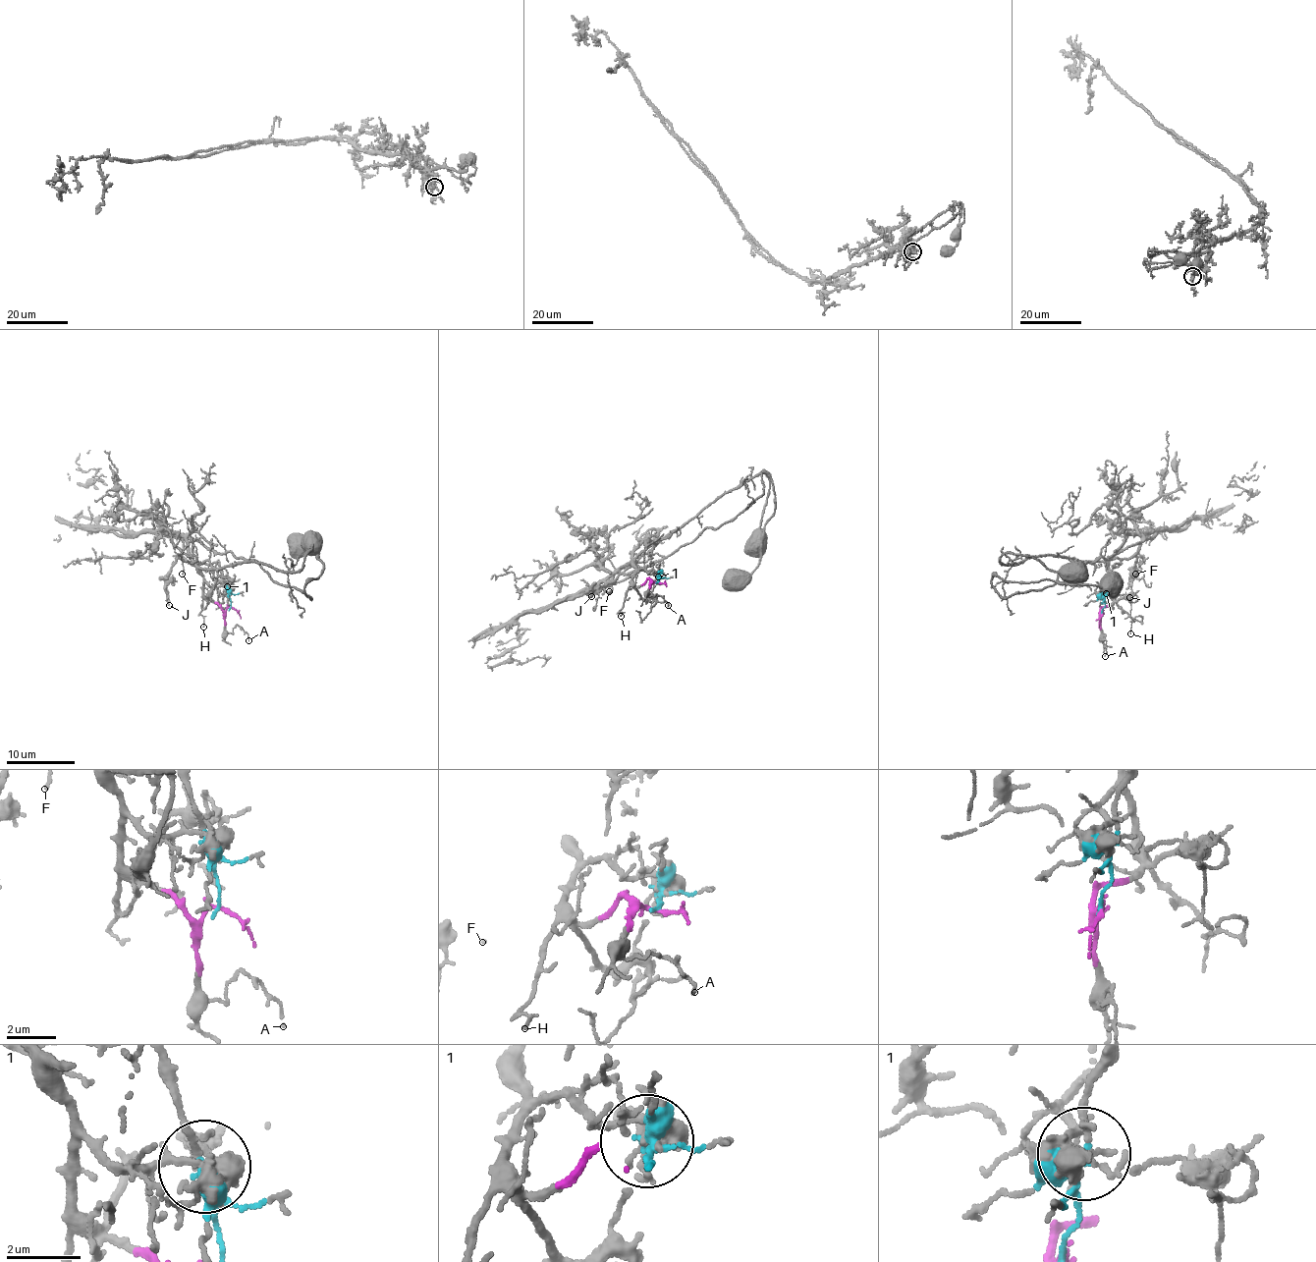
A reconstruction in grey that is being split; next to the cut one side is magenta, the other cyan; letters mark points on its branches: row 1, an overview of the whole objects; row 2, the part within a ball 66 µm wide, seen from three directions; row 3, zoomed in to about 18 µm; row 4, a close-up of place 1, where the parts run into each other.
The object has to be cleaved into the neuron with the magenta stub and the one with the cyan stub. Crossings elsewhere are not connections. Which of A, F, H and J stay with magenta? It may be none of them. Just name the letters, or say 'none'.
A, H

